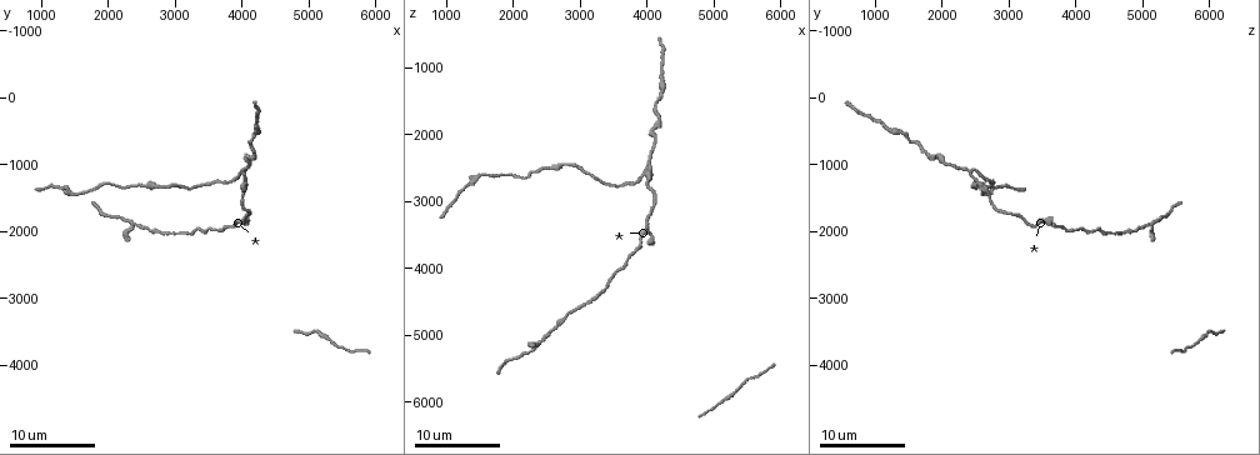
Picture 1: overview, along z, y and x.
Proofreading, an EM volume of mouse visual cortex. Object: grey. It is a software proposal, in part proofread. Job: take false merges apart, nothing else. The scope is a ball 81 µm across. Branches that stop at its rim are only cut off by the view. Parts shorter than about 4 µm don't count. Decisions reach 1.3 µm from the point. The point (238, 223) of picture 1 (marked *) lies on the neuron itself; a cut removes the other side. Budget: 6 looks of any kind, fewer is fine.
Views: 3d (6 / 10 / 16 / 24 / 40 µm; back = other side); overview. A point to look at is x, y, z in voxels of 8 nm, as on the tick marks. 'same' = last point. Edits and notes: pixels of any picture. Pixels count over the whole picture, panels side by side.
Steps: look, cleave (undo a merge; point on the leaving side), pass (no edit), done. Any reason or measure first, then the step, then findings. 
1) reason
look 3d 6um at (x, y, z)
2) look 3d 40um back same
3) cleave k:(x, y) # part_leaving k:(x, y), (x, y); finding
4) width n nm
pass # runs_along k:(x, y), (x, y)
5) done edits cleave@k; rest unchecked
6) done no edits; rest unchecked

sudden change in width
look 3d 10um at (4050, 1250, 2550)

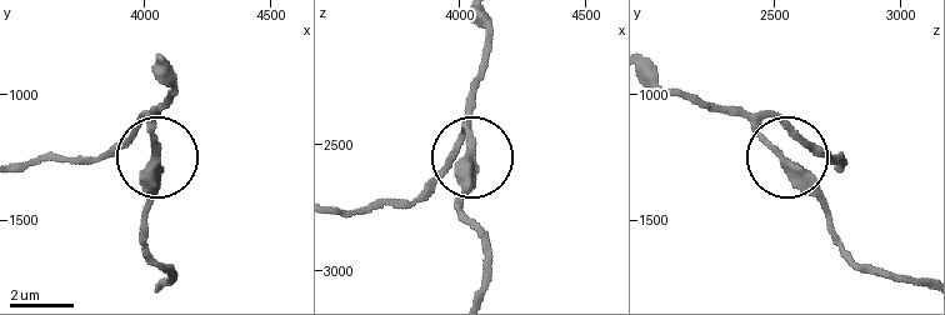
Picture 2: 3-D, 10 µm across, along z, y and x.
pass # runs_along 2:(481, 294), (485, 245), (460, 211), (474, 103); continuous, no second neuron

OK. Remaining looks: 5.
look 3d 16um at (3250, 2000, 4450)

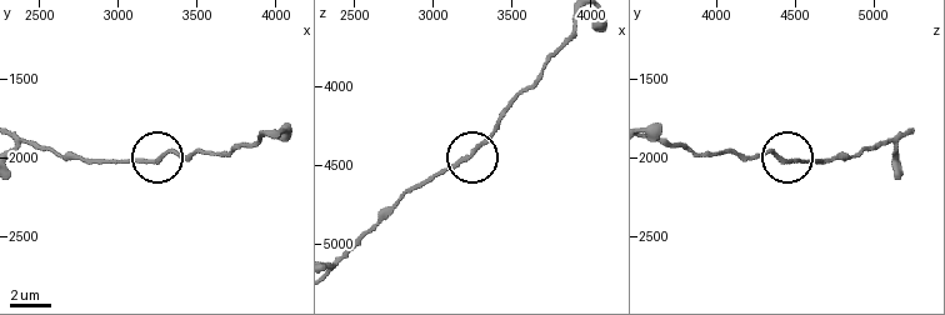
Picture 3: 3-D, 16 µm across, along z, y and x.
pass # runs_along 3:(265, 138), (229, 153), (111, 163); one neuron here

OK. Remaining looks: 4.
thick turns thin
look 3d 6um at (2300, 1900, 5150)

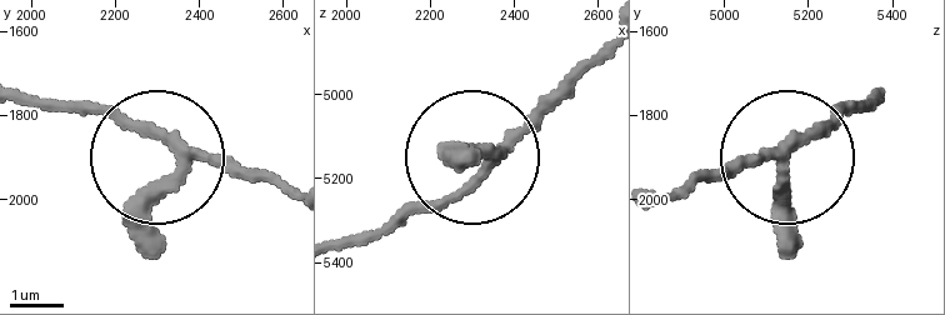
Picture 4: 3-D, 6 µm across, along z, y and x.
look 3d 6um back at (2325, 1865, 5180)

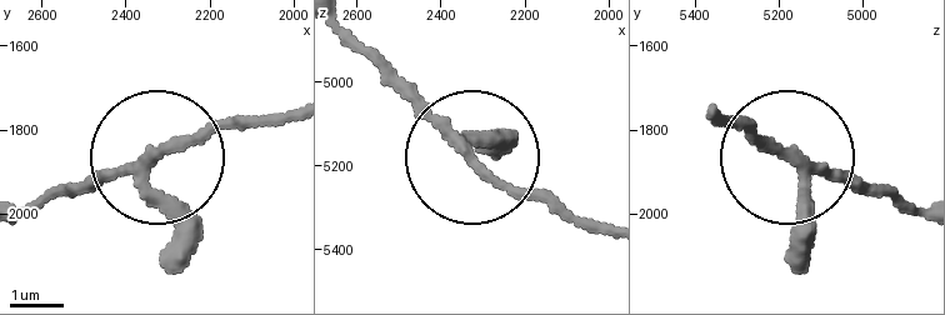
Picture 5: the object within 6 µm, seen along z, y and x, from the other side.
arms 3
pass # all the same neuron

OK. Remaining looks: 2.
done no edits; rest unchecked

